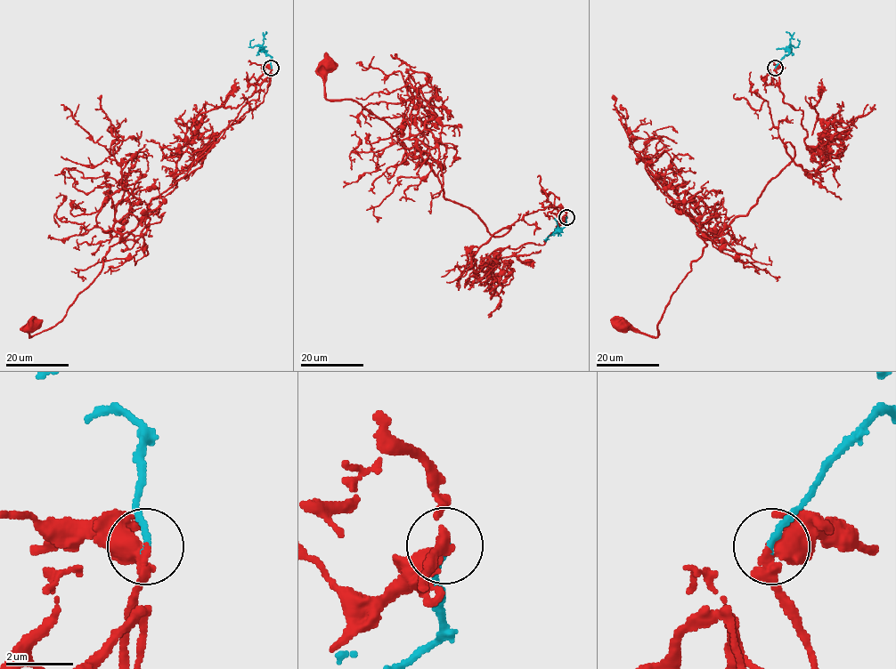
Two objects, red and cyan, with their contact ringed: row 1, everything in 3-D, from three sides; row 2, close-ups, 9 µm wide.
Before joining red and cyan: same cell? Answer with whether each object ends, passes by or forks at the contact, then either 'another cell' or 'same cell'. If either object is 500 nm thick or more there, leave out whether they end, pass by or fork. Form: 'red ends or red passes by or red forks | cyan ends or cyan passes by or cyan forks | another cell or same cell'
red passes by | cyan ends | same cell

